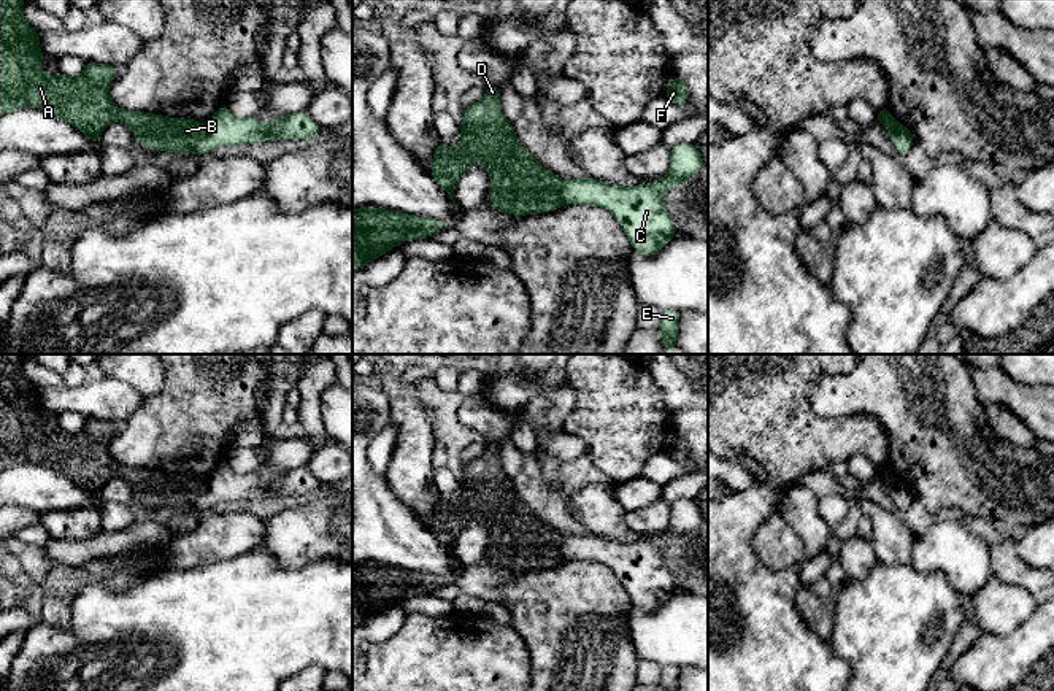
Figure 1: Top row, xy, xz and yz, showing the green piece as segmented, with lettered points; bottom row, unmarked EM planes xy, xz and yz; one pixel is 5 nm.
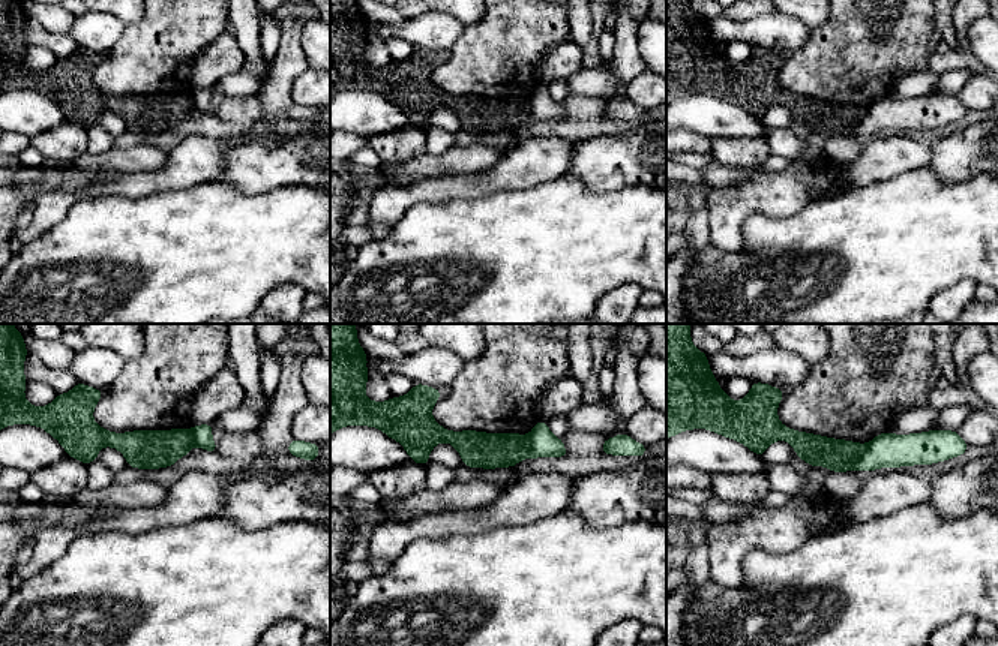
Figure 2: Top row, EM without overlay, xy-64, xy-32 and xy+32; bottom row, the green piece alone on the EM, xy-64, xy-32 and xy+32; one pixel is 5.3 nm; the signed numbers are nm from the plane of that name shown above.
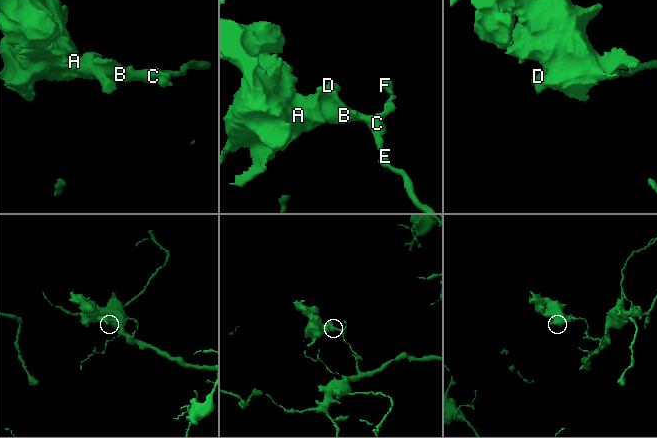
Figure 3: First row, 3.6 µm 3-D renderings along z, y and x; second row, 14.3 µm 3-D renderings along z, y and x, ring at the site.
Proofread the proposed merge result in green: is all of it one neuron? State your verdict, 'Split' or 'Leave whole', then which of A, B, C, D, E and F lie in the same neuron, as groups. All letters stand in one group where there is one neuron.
Leave whole. Groups: A B C D E F

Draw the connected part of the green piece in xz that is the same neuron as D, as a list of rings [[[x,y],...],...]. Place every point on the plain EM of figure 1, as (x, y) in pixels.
[[[489,442],[486,451],[478,459],[465,464],[464,480],[460,481],[460,502],[452,505],[444,499],[438,499],[433,515],[432,515],[432,529],[430,532],[435,539],[443,543],[452,559],[459,562],[454,556],[454,546],[459,534],[468,526],[471,519],[484,519],[489,526],[490,534],[490,554],[489,559],[497,564],[498,569],[510,569],[513,572],[525,572],[535,569],[549,569],[559,566],[564,559],[568,561],[597,561],[608,566],[617,577],[617,580],[625,588],[630,600],[635,607],[640,607],[646,612],[656,610],[662,605],[671,594],[676,591],[676,581],[670,573],[664,561],[664,553],[668,545],[676,540],[683,540],[700,529],[703,523],[703,513],[700,505],[690,499],[679,499],[671,504],[670,508],[670,524],[668,529],[659,535],[651,537],[649,540],[638,540],[632,543],[622,543],[617,540],[610,540],[595,534],[583,535],[567,535],[562,537],[559,532],[548,527],[517,496],[511,478],[505,473],[500,462],[500,446],[497,442]]]

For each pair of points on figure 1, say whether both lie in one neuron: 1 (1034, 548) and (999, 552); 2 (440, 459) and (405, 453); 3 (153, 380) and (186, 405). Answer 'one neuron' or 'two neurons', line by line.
1: two neurons
2: two neurons
3: two neurons

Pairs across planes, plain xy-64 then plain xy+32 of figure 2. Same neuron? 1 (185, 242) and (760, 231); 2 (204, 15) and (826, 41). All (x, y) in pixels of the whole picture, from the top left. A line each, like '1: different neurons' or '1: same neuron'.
1: same neuron
2: same neuron

